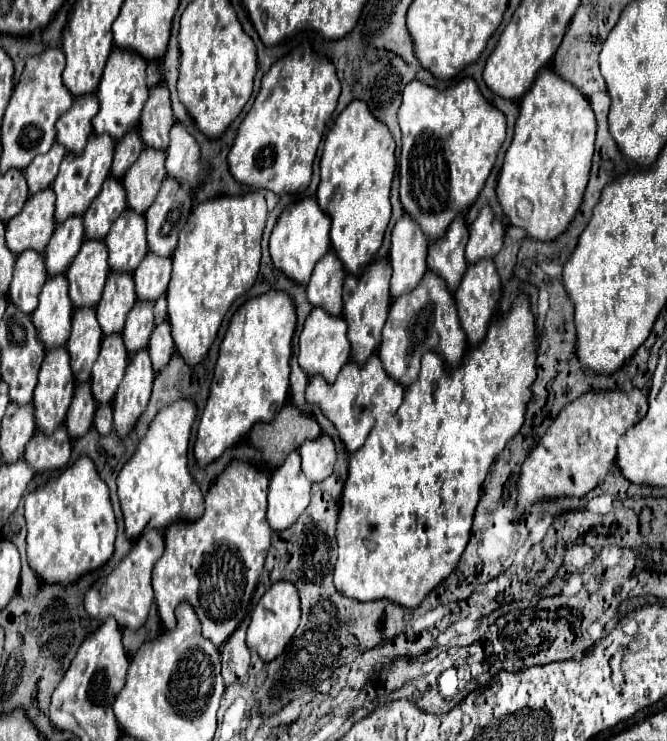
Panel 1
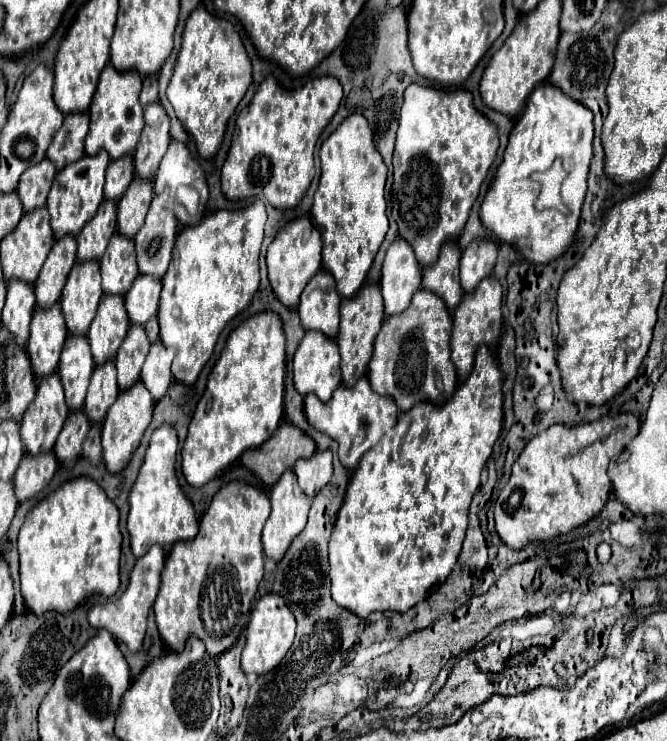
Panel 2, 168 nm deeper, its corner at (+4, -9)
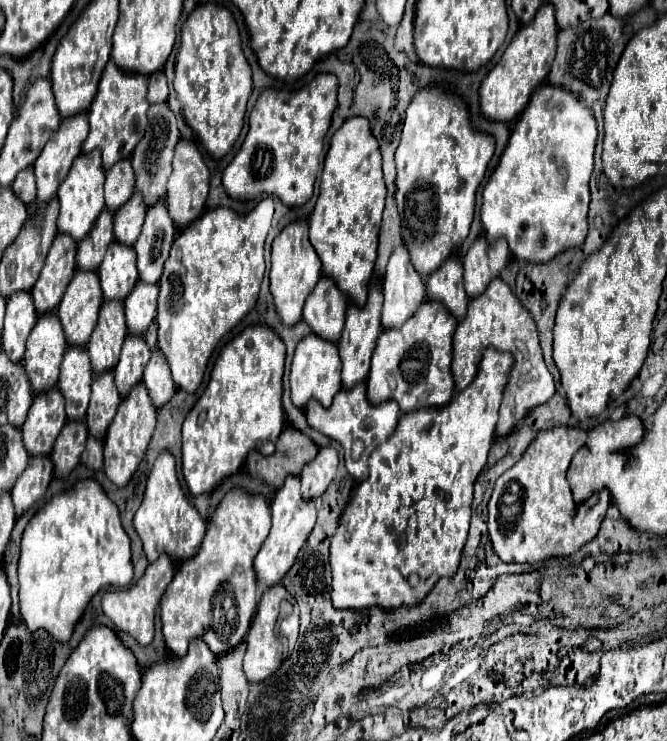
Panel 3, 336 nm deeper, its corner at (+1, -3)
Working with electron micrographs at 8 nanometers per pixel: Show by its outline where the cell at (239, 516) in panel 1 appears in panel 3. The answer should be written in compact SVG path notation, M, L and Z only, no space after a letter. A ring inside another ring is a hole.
M230 491L214 511L212 519L208 521L208 531L202 541L202 549L188 561L184 561L174 575L172 583L168 585L160 609L162 609L162 631L166 645L172 655L182 657L186 655L188 643L194 637L200 637L214 655L228 653L234 645L244 643L244 637L250 629L250 621L256 613L256 575L252 569L252 561L266 541L270 531L270 505L260 495L248 495L244 491Z

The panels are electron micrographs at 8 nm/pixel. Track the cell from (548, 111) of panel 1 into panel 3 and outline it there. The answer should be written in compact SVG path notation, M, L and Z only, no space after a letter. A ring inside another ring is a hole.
M542 85L534 93L528 109L518 117L512 127L510 141L500 157L498 167L490 175L482 195L482 225L486 239L494 241L504 237L514 257L528 263L548 263L558 253L584 243L588 233L588 181L592 175L592 157L596 145L596 119L592 111L580 103L578 97L554 85ZM560 169L566 169L562 177Z

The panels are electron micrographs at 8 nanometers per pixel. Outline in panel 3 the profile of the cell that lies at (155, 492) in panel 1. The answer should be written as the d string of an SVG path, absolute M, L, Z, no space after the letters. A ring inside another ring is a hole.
M164 451L156 459L156 463L150 471L144 501L142 501L140 509L136 511L134 525L144 543L144 553L148 557L148 561L156 561L162 553L166 553L174 561L178 561L178 559L186 561L186 559L194 557L202 545L202 539L206 535L206 521L200 517L196 507L186 499L186 495L180 487L180 481L176 477L174 457L168 451Z

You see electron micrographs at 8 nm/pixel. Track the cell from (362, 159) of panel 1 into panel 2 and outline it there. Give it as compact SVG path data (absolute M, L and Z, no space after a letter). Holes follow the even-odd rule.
M359 113L349 115L329 135L329 139L323 141L319 149L319 159L321 159L321 179L319 179L319 187L313 199L313 207L311 207L311 221L323 239L323 269L331 271L339 287L339 293L343 297L351 297L355 295L355 291L359 291L361 283L365 281L365 275L387 233L387 215L385 215L387 167L375 147L373 131L367 119Z

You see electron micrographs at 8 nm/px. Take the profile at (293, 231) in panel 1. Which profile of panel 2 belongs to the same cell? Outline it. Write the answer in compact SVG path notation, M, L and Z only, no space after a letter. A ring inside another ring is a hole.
M299 217L289 221L273 239L273 243L267 247L267 269L269 269L269 281L279 301L283 301L287 307L299 305L299 295L305 289L307 281L319 271L321 267L321 249L323 241L319 231L315 231L309 217Z

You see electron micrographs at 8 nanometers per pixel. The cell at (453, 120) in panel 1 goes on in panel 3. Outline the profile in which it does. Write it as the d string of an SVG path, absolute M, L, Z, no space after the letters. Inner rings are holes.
M428 87L414 95L412 103L406 109L402 141L396 149L396 201L398 213L402 217L404 245L410 251L412 263L422 277L428 277L434 269L438 269L438 265L442 265L442 261L452 255L454 247L458 247L468 237L474 215L476 189L486 173L492 153L494 139L472 129L468 109L460 97L438 87ZM416 231L422 233L420 239L414 237Z

